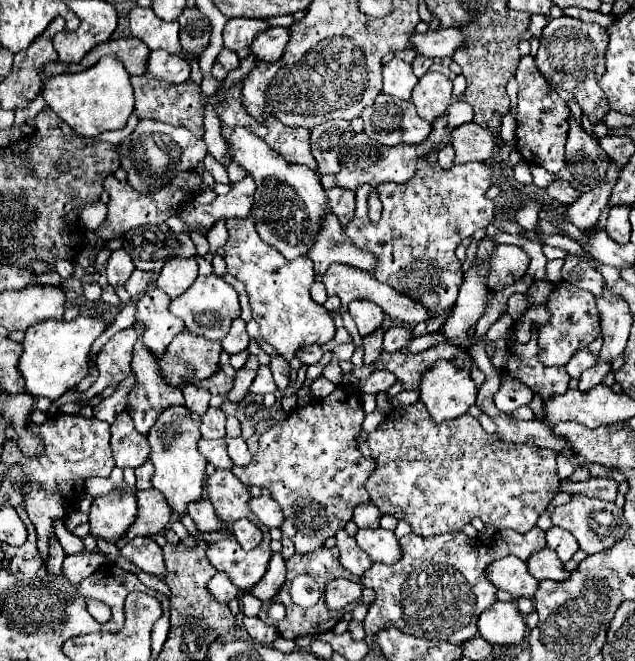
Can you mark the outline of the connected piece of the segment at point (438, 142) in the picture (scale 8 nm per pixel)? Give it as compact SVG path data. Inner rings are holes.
M444 116L438 118L432 126L434 126L432 134L422 144L398 144L398 146L392 146L392 148L384 148L380 144L374 144L374 140L370 140L362 132L354 134L350 138L350 144L346 144L346 148L342 148L342 160L340 160L342 168L340 168L338 174L334 174L334 186L356 190L362 184L372 184L372 186L380 184L380 182L402 184L402 182L410 180L414 176L416 162L420 158L426 158L430 150L440 150L440 148L450 144L450 134L446 132Z

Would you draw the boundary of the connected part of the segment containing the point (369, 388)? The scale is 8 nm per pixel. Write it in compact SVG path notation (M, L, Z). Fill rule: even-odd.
M374 370L370 378L360 382L360 388L362 388L362 392L378 394L378 392L386 392L394 382L396 382L396 376L392 372L388 372L388 370Z

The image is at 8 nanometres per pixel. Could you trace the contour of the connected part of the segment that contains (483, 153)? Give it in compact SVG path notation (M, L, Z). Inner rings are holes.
M462 124L452 130L452 148L456 152L454 164L484 162L494 152L494 136L488 128L478 124Z

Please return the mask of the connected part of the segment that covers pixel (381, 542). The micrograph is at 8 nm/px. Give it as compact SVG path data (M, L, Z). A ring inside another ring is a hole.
M358 530L356 542L372 558L372 562L394 564L402 558L402 548L392 530Z

